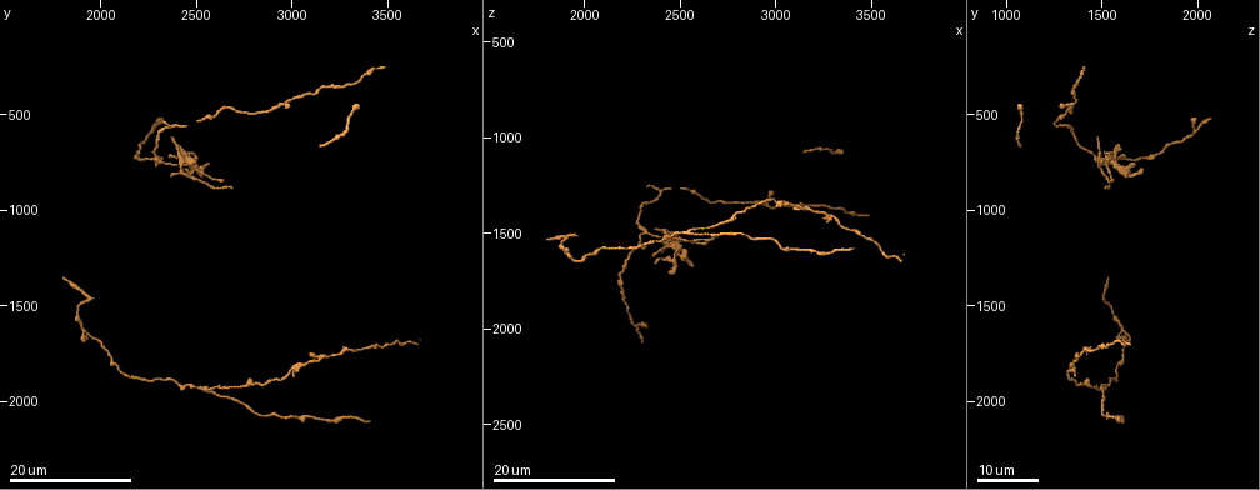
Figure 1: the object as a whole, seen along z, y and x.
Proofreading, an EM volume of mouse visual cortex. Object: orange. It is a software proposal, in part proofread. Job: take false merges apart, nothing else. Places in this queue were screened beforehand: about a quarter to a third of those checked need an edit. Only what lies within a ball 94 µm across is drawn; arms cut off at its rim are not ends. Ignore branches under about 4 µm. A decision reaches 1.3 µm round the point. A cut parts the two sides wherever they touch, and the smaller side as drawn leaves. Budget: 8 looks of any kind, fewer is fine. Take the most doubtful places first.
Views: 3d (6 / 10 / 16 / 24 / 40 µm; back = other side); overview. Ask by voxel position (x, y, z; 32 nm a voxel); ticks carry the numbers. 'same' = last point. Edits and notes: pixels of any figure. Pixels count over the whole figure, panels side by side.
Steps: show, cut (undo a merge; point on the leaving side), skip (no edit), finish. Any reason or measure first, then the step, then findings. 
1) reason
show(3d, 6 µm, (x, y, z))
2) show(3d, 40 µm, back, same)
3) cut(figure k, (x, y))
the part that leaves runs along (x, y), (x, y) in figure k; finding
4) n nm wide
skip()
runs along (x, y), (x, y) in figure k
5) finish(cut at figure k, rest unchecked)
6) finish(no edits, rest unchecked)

side arm on a straight run
show(3d, 24 µm, (2310, 750, 1480))

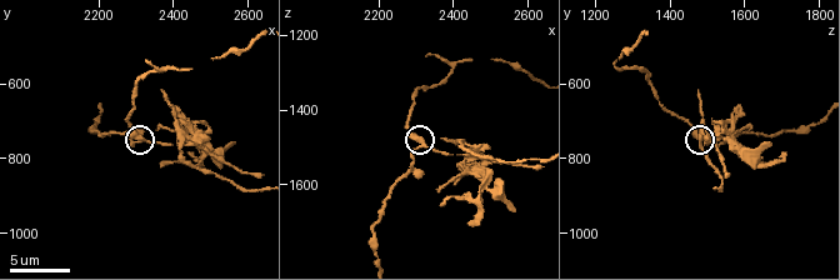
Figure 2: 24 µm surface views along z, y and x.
show(3d, 6 µm, (2310, 750, 1490))

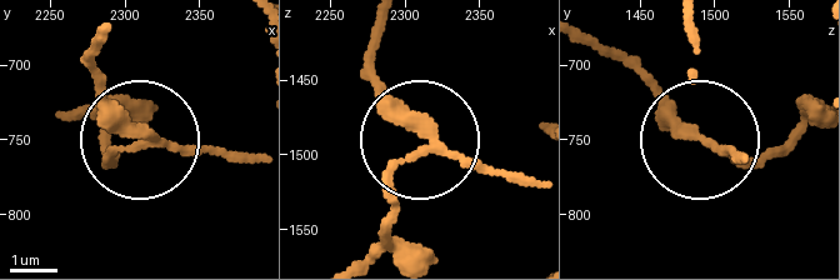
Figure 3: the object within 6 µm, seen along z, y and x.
cut(figure 3, (395, 220))
the part that leaves runs along (419, 158), (390, 181), (375, 253) in figure 3; a second neuron is stuck on

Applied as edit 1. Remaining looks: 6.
show(overview)

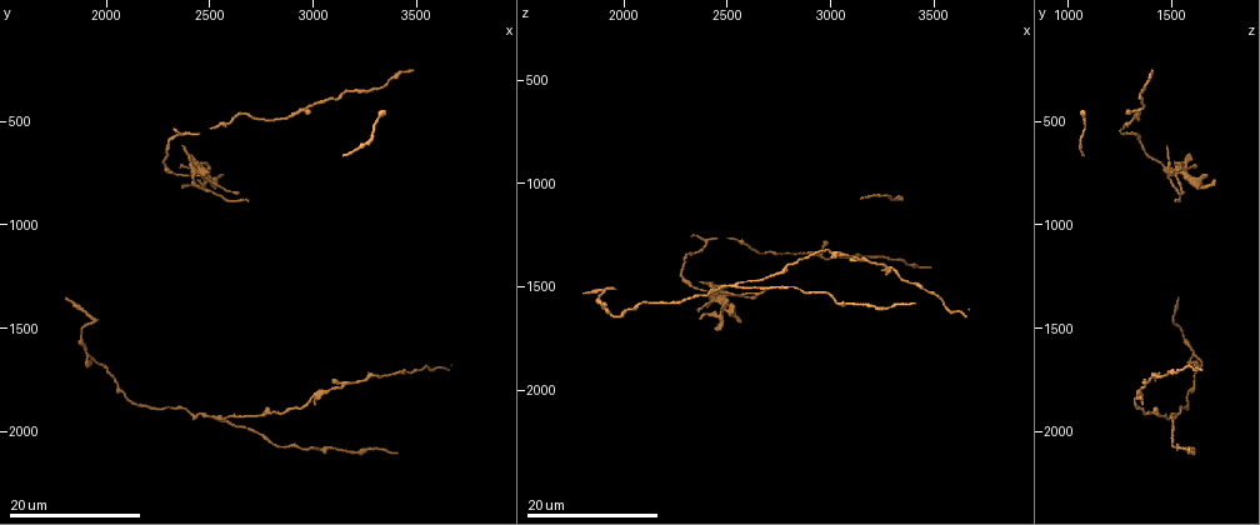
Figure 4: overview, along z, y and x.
thick turns thin
show(3d, 16 µm, (2400, 550, 1290))

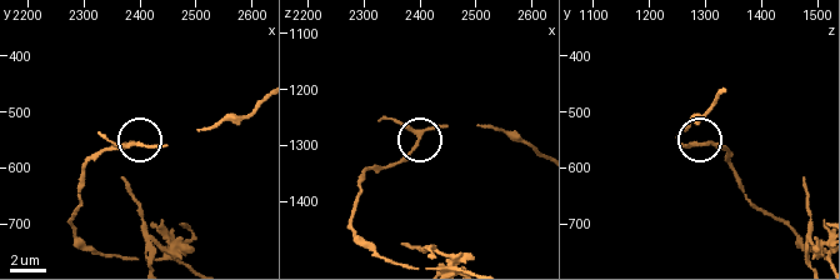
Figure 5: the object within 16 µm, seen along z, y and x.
show(3d, 6 µm, (2395, 560, 1285))

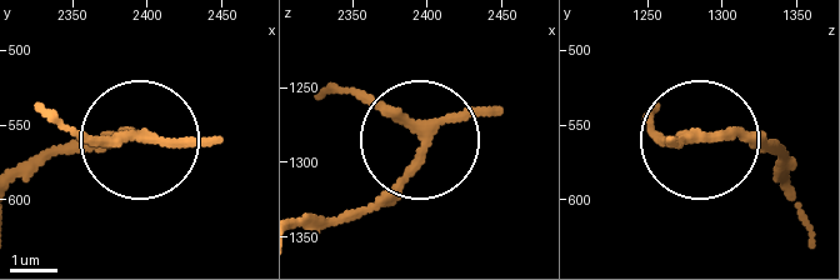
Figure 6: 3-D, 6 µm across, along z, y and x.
3 arms
skip()
continuous, no second neuron

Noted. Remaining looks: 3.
a fork
show(3d, 16 µm, (2550, 1940, 1500))

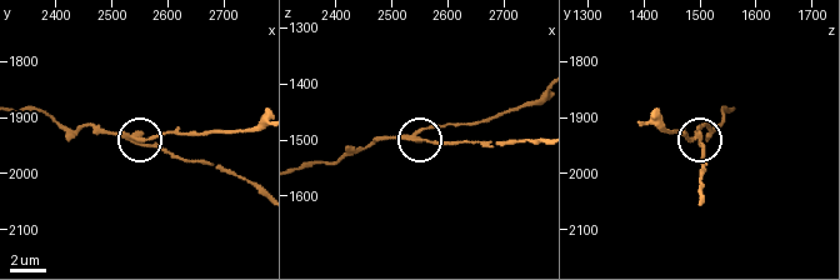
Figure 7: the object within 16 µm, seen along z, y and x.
show(3d, 10 µm, (2550, 1935, 1500))

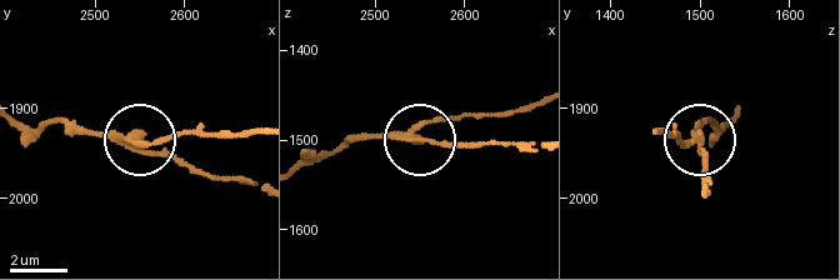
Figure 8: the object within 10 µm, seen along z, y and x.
other side
show(3d, 10 µm, back, (2550, 1935, 1495))

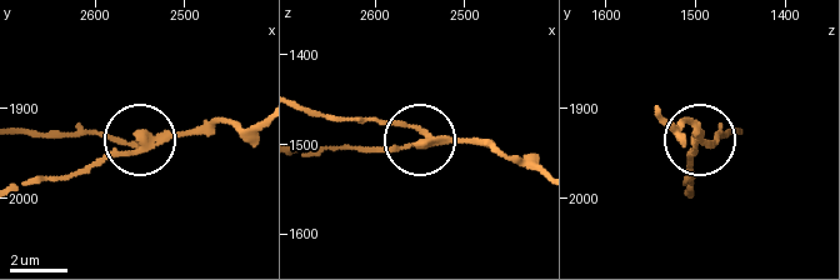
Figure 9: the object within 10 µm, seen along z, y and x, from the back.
220 nm wide
cut(figure 9, (114, 140))
a second neuron is stuck on

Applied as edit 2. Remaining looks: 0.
finish(cut at figure 3, cut at figure 9, rest unchecked)

